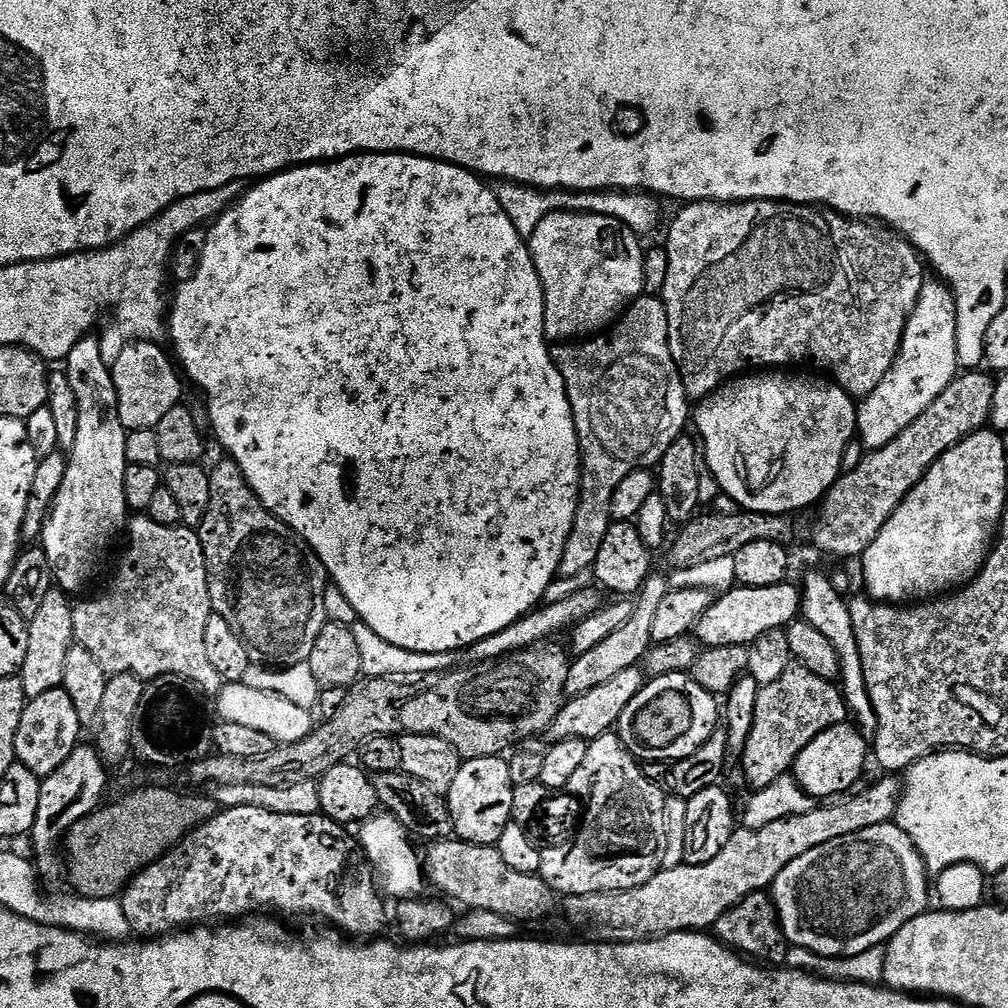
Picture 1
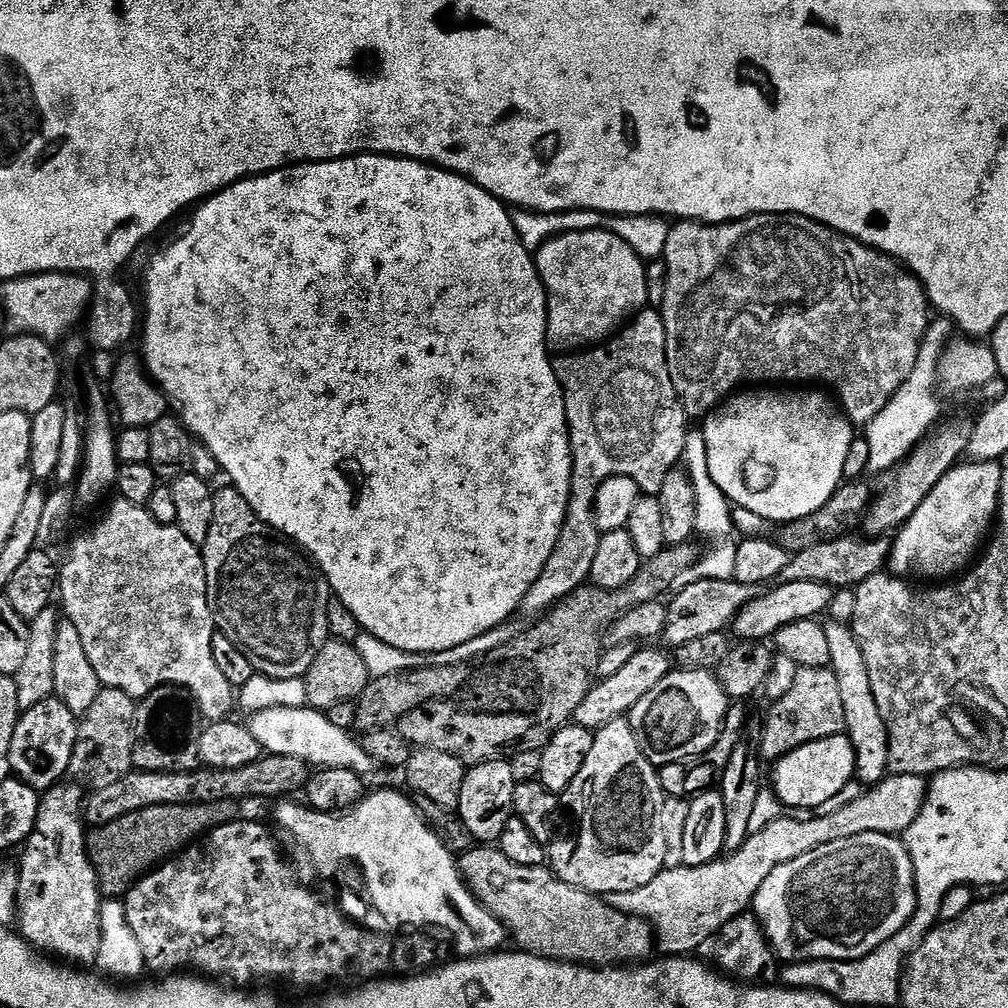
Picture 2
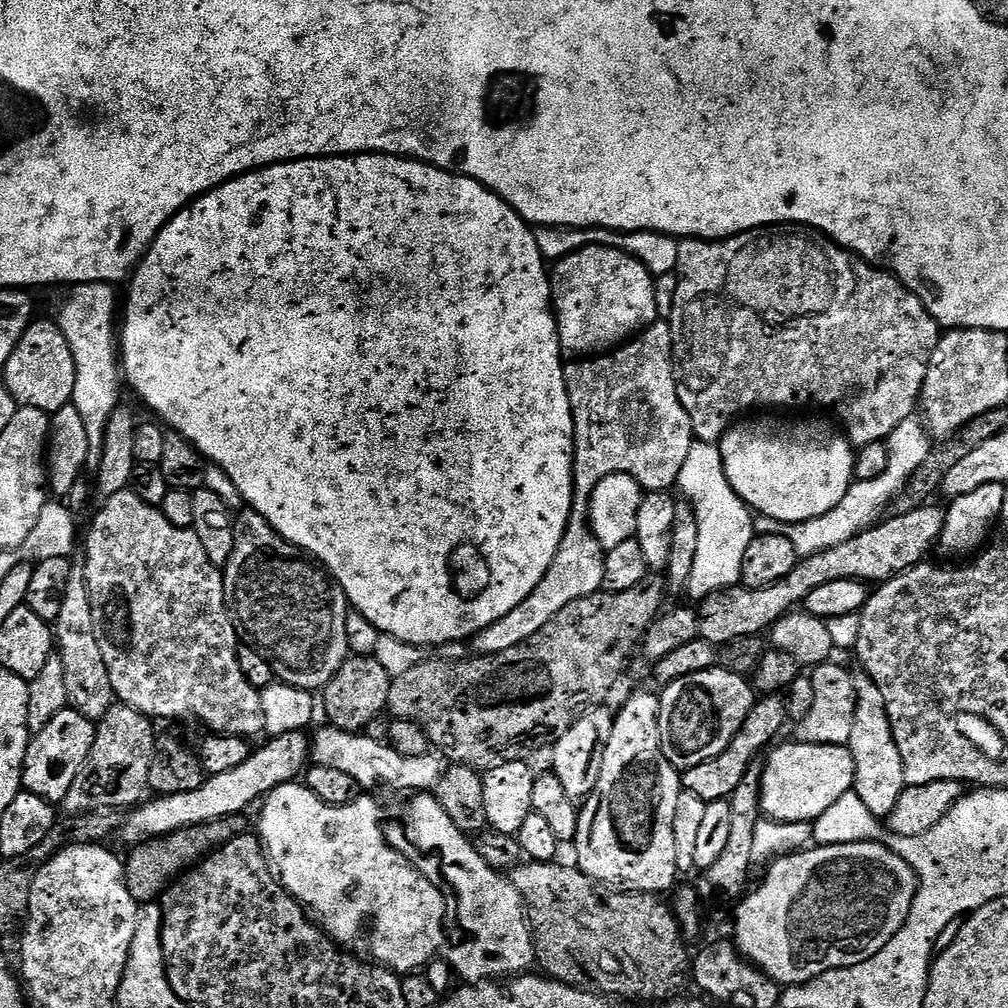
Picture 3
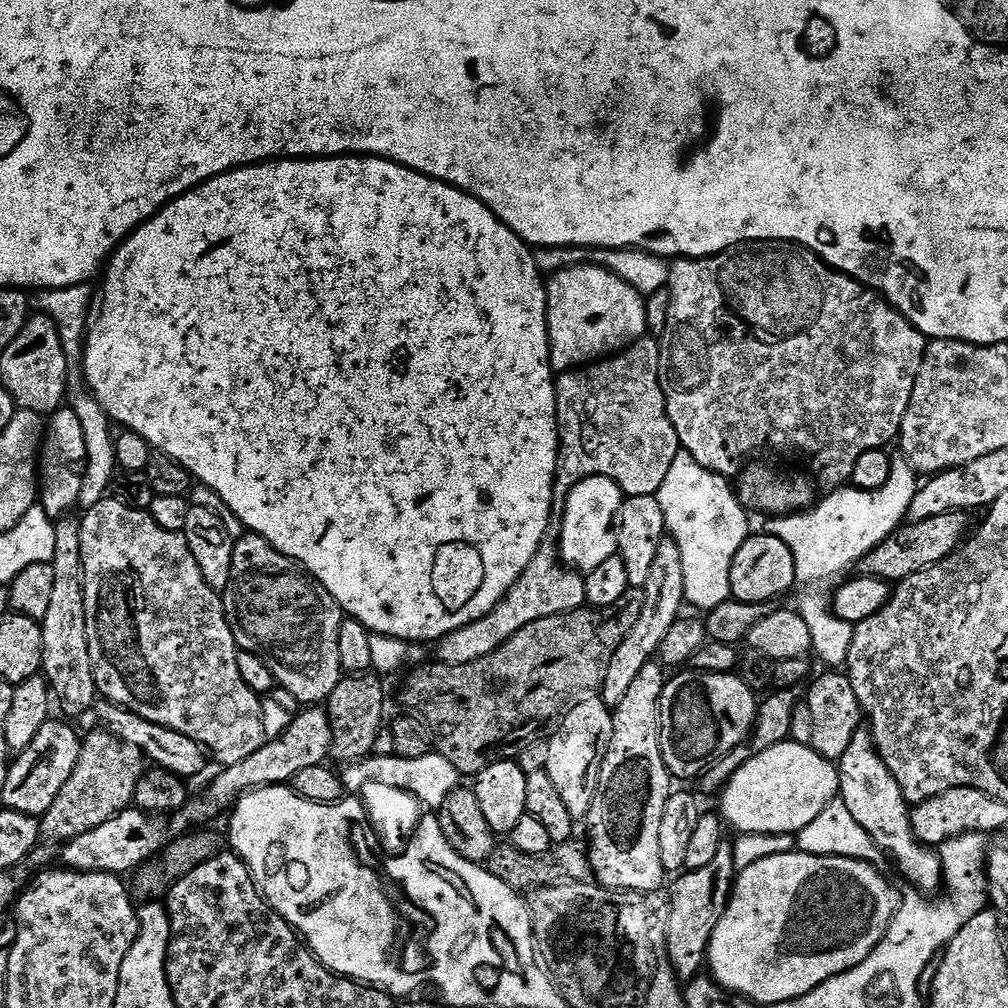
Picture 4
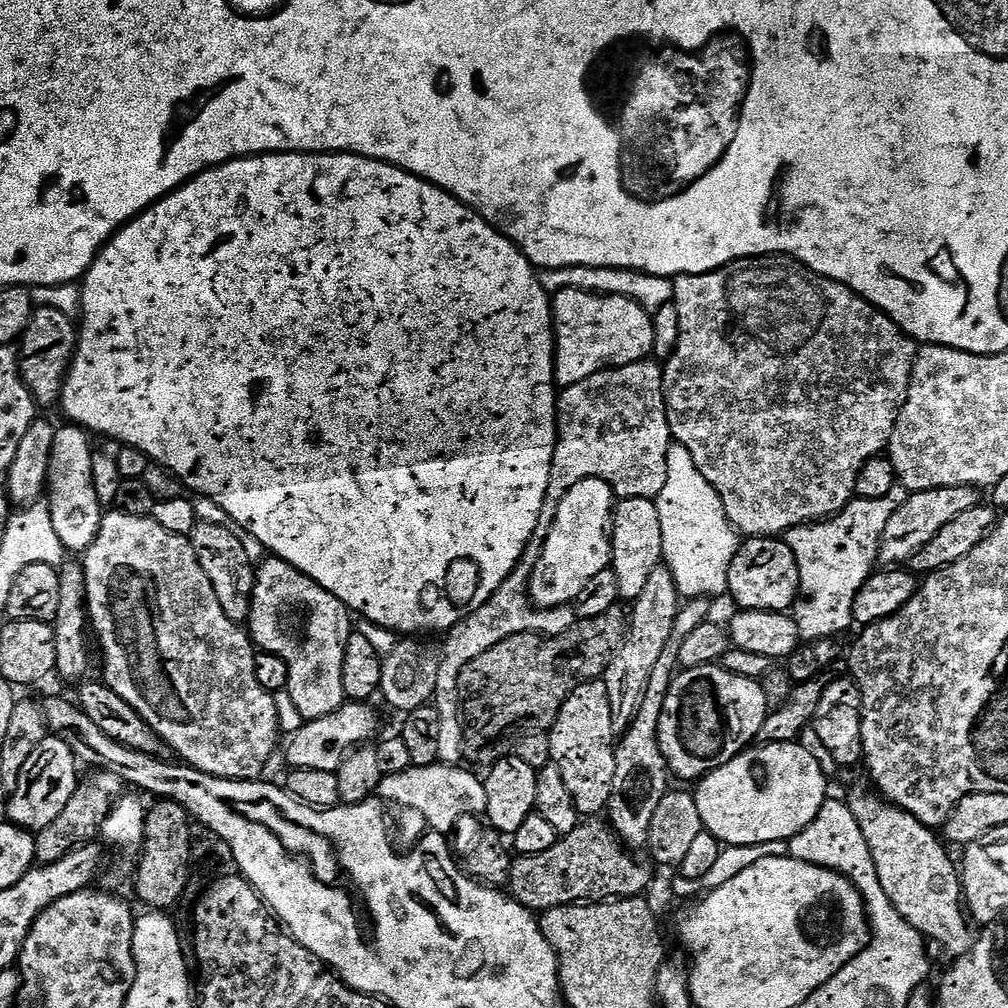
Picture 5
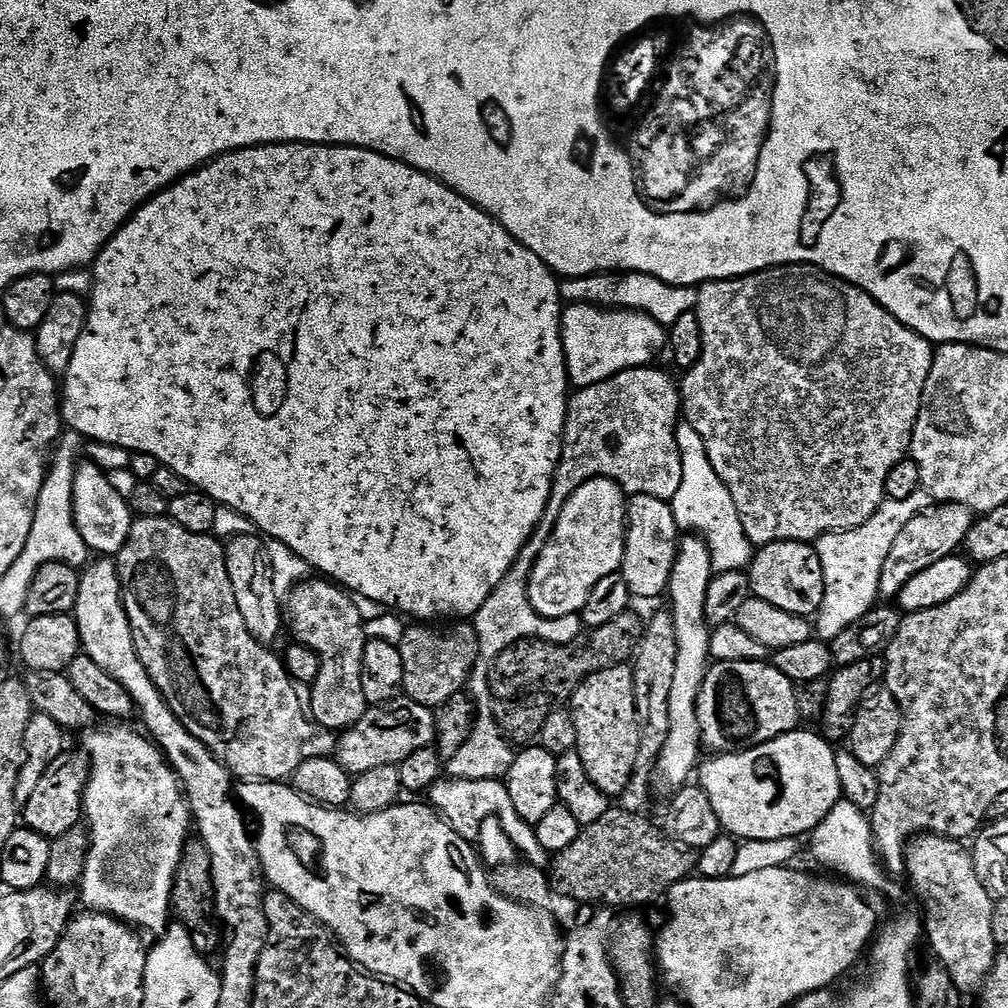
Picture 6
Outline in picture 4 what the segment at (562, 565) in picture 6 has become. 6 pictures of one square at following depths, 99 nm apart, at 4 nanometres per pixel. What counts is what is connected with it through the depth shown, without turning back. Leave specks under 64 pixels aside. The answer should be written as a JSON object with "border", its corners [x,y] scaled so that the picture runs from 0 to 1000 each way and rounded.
{"border":[[[597,472],[601,488],[571,488],[565,486],[562,494],[561,512],[558,514],[555,555],[564,564],[582,569],[591,563],[598,564],[606,552],[612,551],[612,521],[615,504],[620,498],[619,487],[605,474]]]}

